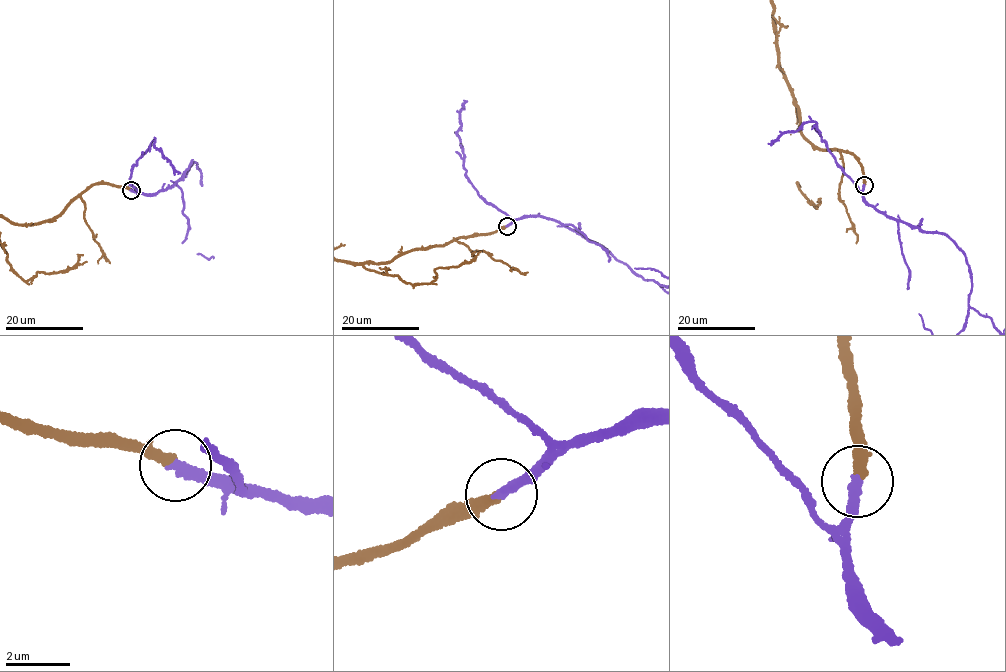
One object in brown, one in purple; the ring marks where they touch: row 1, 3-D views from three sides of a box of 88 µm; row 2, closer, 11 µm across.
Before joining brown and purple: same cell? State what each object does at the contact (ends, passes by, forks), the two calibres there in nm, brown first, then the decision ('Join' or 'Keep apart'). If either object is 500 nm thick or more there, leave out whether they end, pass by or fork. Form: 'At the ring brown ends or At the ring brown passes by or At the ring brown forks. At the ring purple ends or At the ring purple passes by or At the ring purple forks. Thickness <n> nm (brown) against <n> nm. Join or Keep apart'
At the ring brown ends. At the ring purple ends. Thickness 340 nm (brown) against 340 nm. Join

